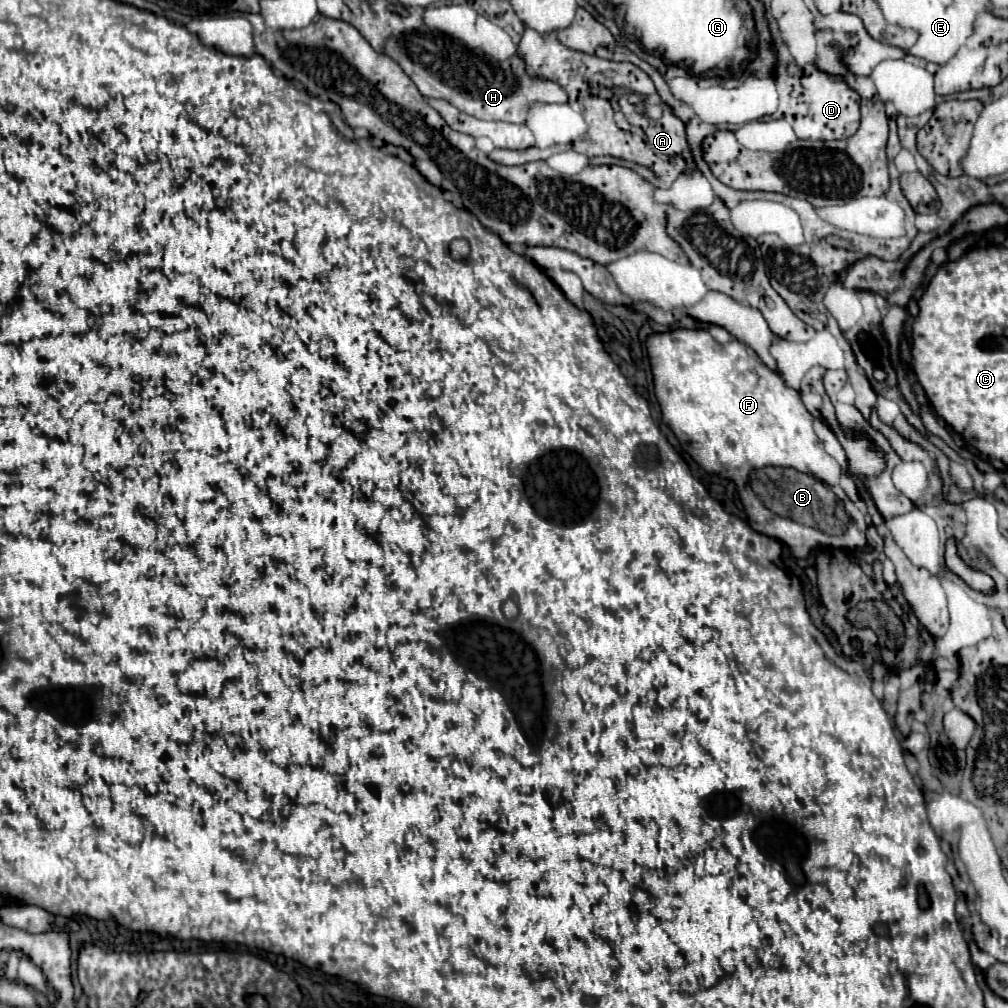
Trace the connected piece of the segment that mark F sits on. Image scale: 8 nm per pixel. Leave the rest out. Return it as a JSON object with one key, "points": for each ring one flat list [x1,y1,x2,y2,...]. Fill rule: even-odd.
{"points":[[697,321,701,328,670,329,646,337,646,351,654,375,654,393,662,409,662,421,674,431,682,449,708,473,732,479,744,503,748,523,758,533,764,533,784,543,792,557,806,557,818,545,868,549,864,539,866,523,862,513,846,499,846,513,856,521,858,529,853,539,853,524,842,535,828,535,818,529,800,525,780,517,754,501,754,491,748,485,752,469,760,467,794,467,800,473,816,475,822,483,838,487,842,467,830,457,812,429,812,417,806,411,800,393,786,387,782,377,770,371,750,348,736,341,729,333,722,335,720,326]]}

